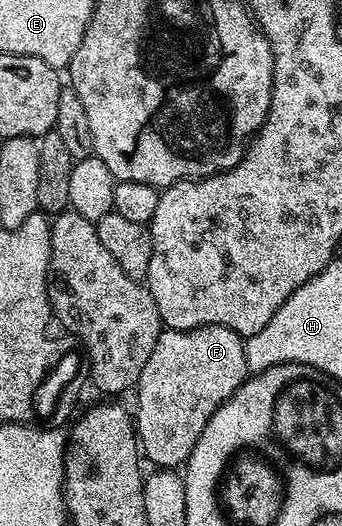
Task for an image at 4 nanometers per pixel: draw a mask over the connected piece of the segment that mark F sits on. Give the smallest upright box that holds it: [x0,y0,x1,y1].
[134,325,250,468]

